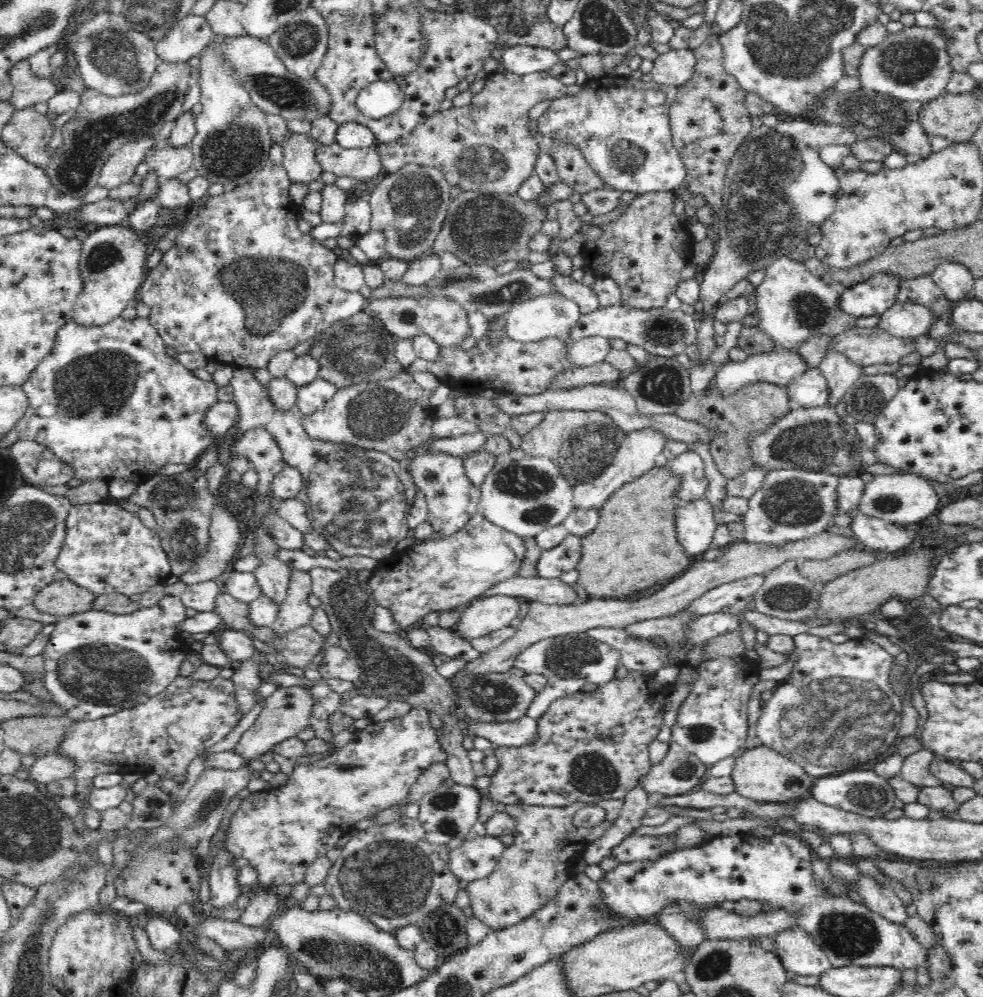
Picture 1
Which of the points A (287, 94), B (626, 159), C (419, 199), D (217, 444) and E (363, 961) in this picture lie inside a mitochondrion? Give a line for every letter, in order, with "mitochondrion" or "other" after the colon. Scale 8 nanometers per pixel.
A: mitochondrion
B: mitochondrion
C: mitochondrion
D: other
E: mitochondrion

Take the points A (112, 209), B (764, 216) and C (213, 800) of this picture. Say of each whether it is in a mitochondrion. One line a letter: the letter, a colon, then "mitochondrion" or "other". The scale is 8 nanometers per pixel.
A: other
B: mitochondrion
C: mitochondrion

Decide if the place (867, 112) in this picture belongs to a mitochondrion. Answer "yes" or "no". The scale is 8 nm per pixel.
yes

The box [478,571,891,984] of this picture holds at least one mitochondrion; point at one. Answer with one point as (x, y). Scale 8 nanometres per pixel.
(847, 935)

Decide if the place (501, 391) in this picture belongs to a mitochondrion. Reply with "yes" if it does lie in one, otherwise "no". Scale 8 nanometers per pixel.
no

